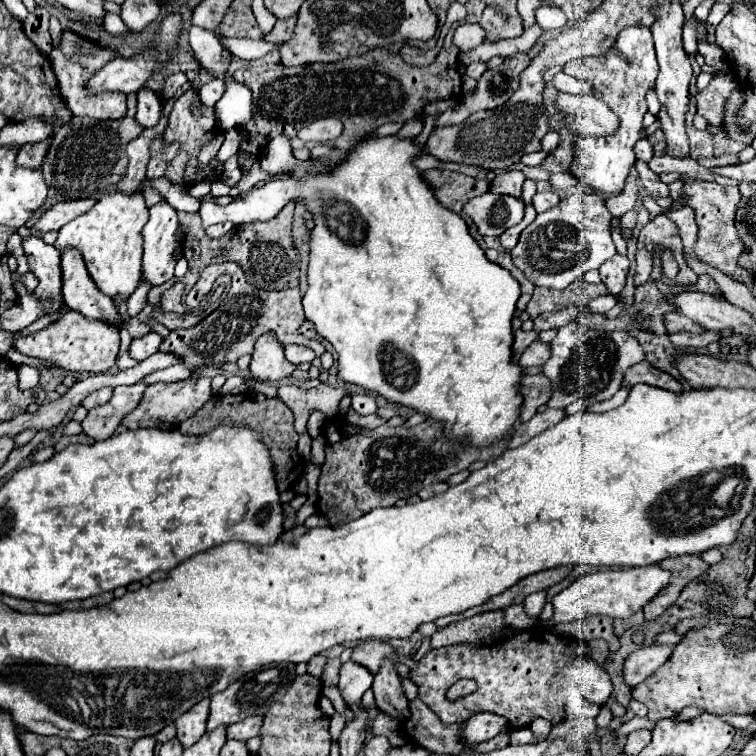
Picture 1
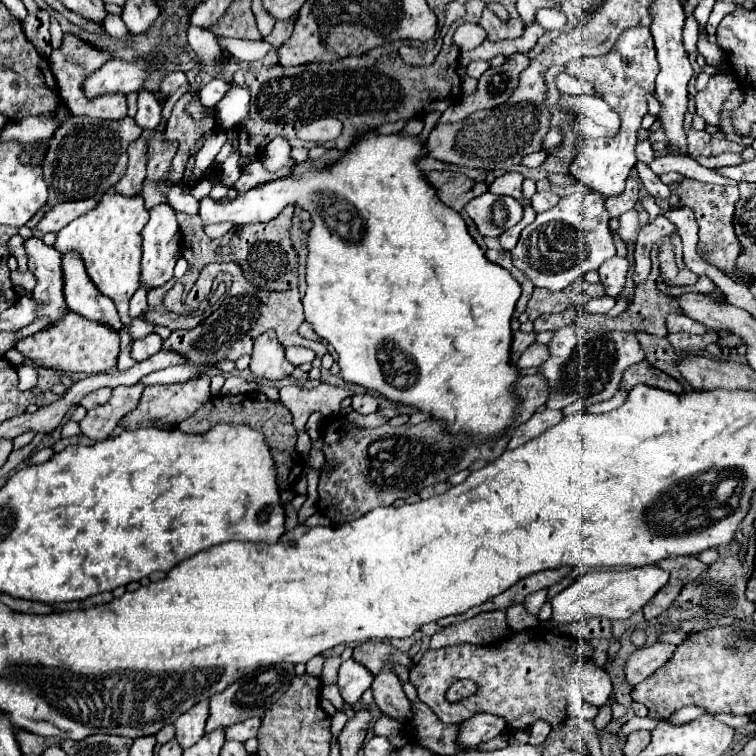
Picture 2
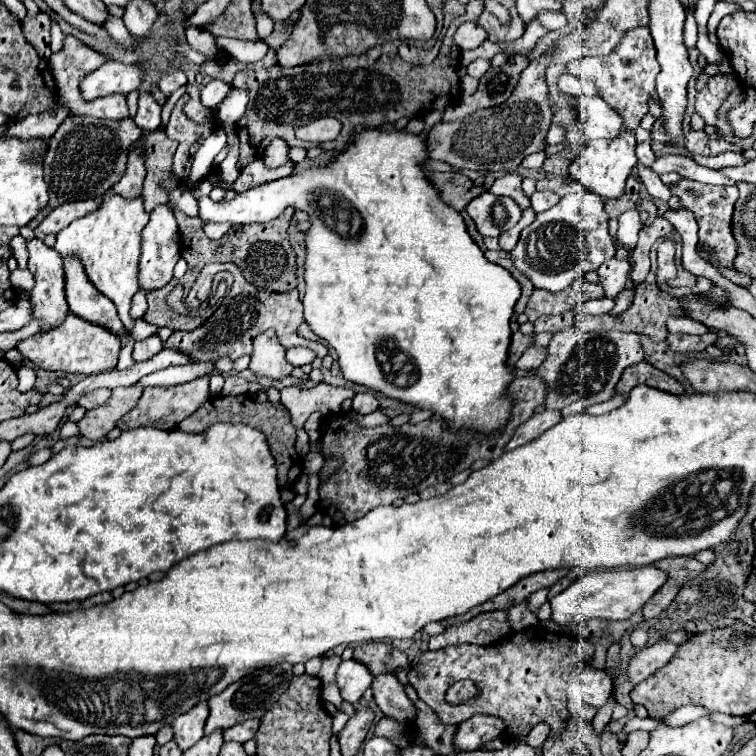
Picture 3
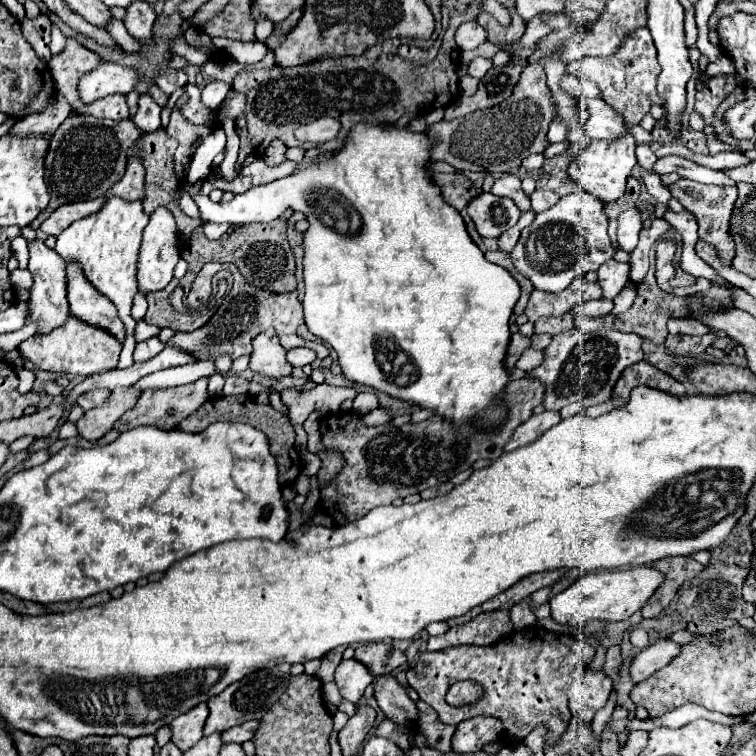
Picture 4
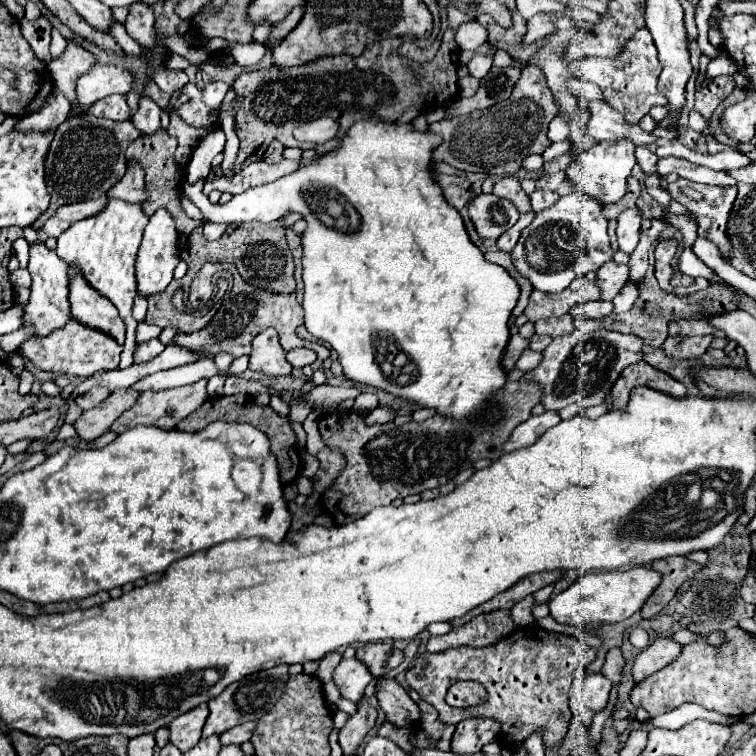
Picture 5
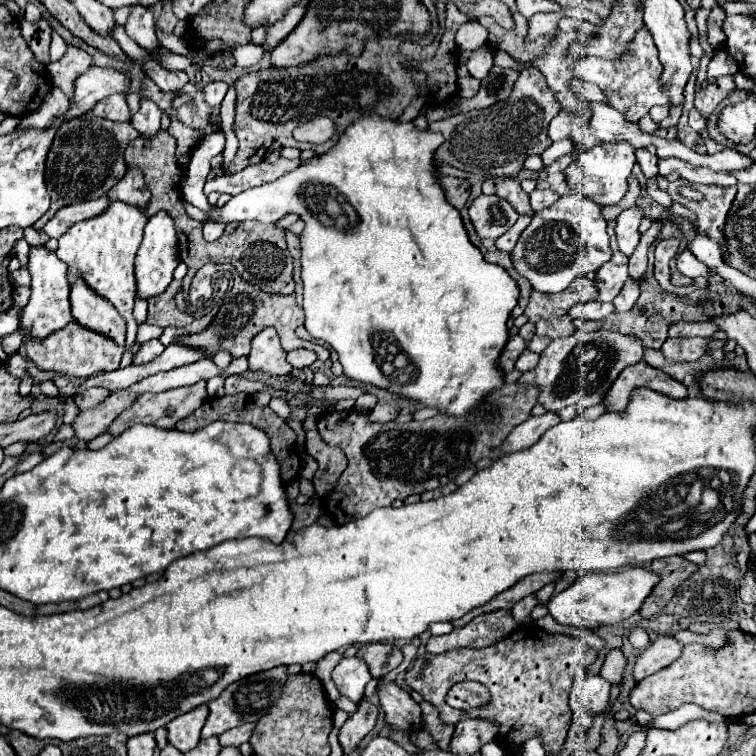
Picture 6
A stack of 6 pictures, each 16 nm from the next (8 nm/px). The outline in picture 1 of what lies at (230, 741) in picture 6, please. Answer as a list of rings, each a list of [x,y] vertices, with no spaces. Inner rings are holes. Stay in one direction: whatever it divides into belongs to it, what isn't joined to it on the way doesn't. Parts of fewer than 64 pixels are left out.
[[[250,716],[248,720],[242,720],[240,724],[228,726],[226,738],[228,738],[228,740],[242,740],[242,742],[246,742],[248,738],[258,736],[260,724],[262,724],[262,716]]]

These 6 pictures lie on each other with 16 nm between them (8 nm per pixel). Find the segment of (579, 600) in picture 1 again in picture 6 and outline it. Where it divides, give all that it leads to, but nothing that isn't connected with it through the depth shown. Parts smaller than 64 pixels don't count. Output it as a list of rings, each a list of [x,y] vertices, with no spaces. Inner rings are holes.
[[[628,568],[620,572],[592,572],[580,576],[560,594],[548,600],[548,612],[558,624],[582,630],[596,630],[600,626],[614,626],[640,610],[646,596],[658,584],[658,576],[648,568]]]

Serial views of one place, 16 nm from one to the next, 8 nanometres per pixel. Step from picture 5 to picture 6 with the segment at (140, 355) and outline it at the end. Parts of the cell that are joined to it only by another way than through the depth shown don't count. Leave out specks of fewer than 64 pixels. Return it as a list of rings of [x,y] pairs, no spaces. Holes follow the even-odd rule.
[[[150,340],[150,342],[146,342],[146,344],[140,346],[134,362],[136,362],[136,364],[146,364],[146,362],[154,360],[156,356],[160,356],[160,354],[164,352],[164,348],[166,348],[166,346],[164,346],[160,340]]]

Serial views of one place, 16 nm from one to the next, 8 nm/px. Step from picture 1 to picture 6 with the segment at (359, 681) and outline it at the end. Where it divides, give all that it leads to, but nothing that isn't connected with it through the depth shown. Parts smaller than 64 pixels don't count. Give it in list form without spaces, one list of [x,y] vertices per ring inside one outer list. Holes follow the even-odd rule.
[[[358,656],[354,658],[342,658],[336,668],[332,670],[332,680],[340,694],[348,696],[354,702],[360,702],[364,696],[364,686],[372,680],[368,672],[368,664],[360,660]]]

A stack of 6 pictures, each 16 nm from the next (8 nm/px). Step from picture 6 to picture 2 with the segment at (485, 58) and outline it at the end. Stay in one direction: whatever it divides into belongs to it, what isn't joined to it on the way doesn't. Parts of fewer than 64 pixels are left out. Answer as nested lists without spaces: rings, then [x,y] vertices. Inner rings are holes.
[[[476,60],[476,62],[472,62],[470,66],[467,66],[466,74],[479,80],[488,68],[490,68],[490,64],[486,60]]]

